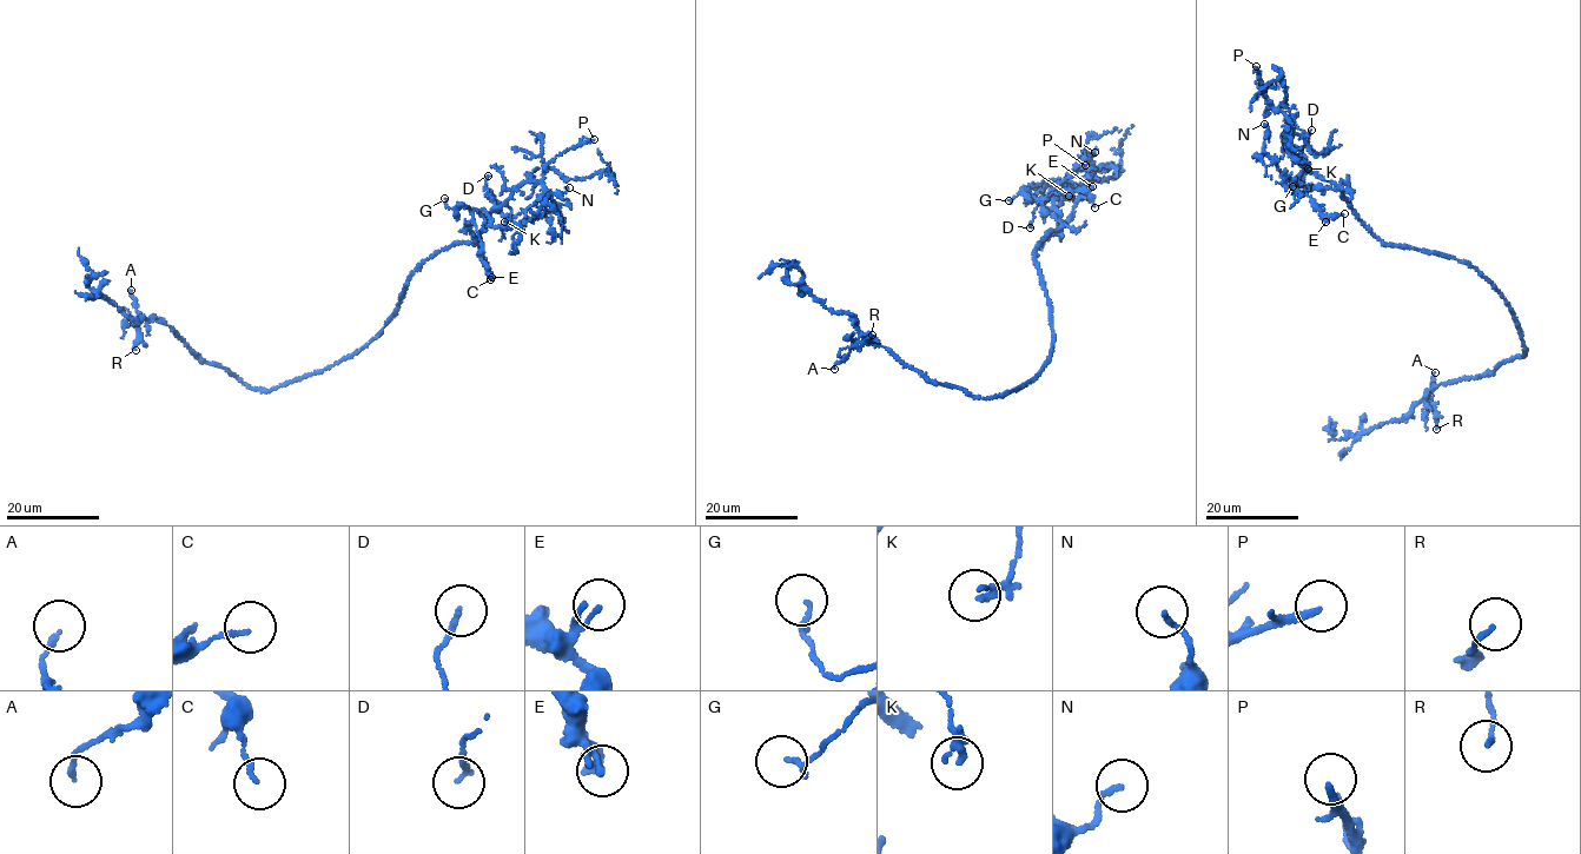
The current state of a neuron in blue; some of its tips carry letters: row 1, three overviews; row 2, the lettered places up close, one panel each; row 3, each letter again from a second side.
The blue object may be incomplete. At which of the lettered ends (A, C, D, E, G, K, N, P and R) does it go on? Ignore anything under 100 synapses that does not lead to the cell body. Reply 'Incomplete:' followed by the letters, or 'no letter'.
Incomplete: P

